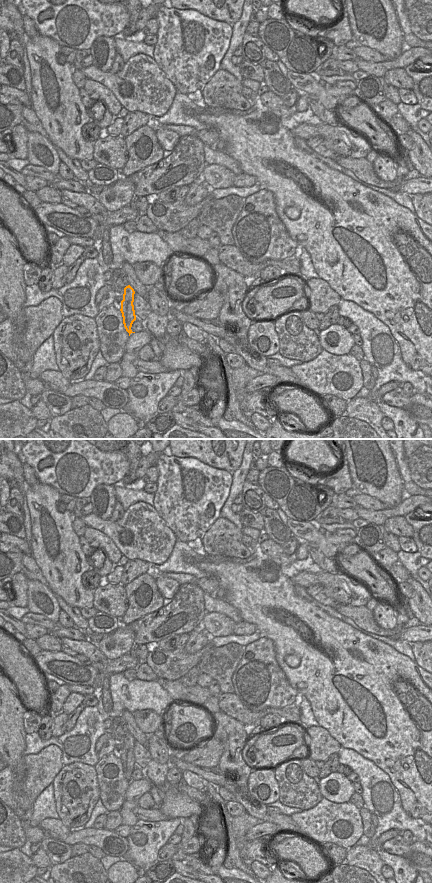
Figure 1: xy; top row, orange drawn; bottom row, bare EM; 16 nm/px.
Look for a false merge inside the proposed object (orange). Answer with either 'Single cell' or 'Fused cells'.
Fused cells.

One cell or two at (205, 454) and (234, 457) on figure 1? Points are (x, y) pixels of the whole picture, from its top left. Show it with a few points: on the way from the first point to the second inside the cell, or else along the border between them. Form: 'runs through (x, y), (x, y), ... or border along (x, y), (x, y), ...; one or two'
runs through (214, 454), (232, 466); one

